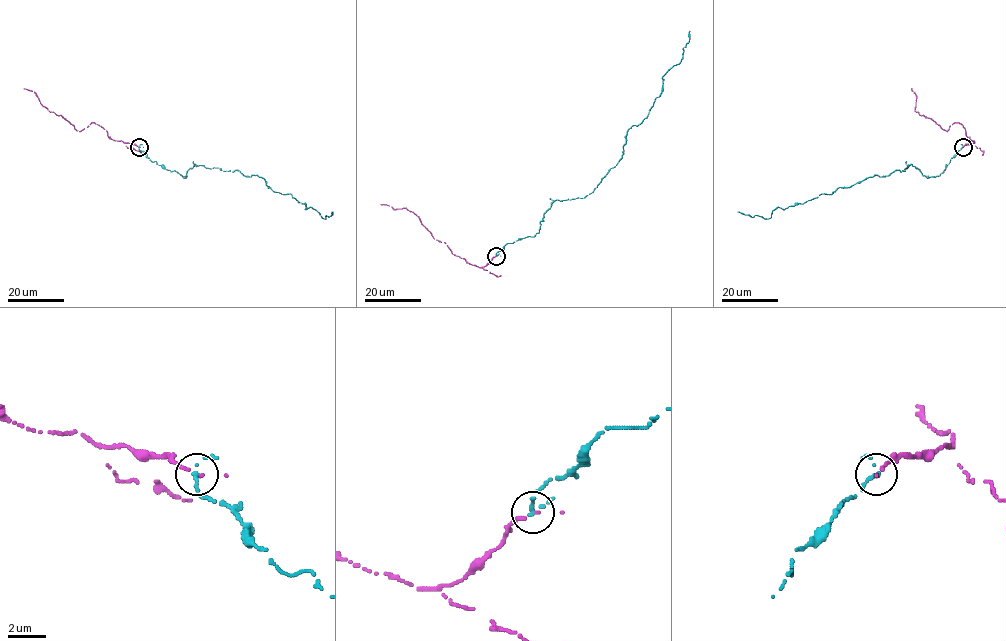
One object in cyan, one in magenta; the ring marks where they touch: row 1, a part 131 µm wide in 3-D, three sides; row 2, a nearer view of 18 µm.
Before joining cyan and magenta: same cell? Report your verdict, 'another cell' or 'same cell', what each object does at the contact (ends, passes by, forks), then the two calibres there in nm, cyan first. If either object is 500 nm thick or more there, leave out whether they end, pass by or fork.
another cell | cyan ends | magenta passes by | 280/120 nm

